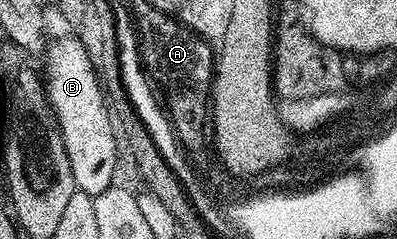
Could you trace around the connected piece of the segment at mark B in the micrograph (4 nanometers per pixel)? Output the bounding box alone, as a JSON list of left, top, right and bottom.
[44,37,119,195]

